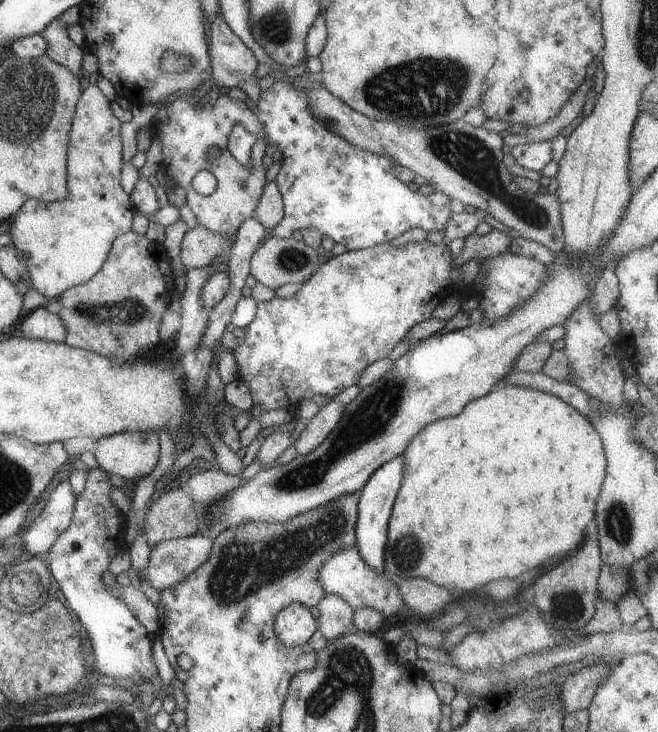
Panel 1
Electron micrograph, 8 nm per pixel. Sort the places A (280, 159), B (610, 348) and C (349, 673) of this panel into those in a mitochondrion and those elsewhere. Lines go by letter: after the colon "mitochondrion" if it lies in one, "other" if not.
A: other
B: other
C: mitochondrion

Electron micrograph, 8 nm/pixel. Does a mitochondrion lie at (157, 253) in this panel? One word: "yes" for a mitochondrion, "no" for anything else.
no

